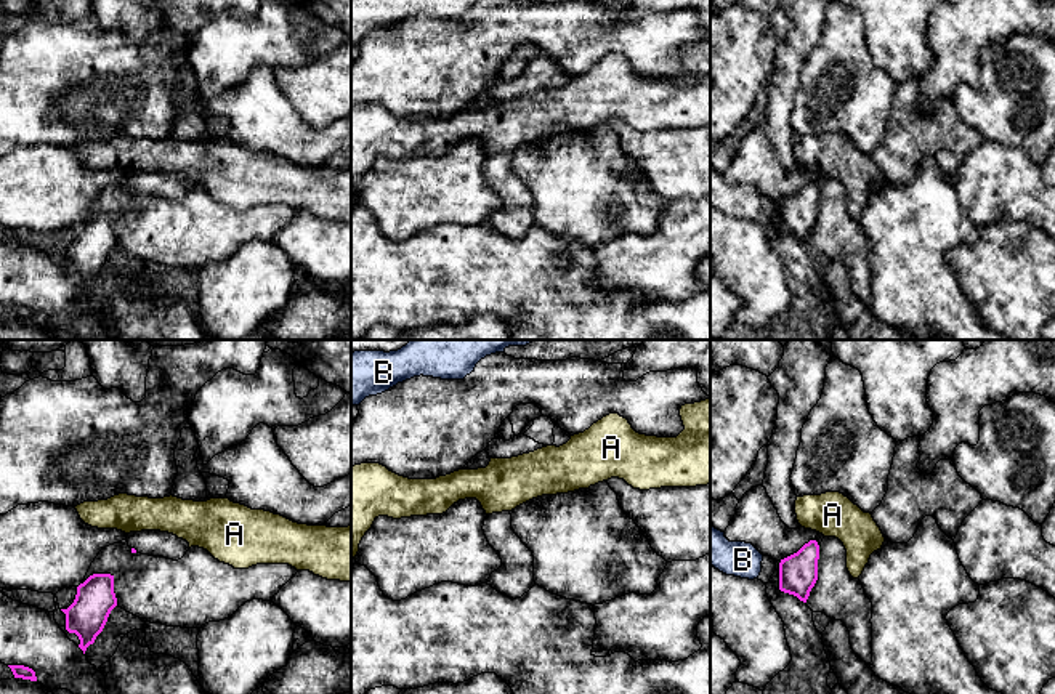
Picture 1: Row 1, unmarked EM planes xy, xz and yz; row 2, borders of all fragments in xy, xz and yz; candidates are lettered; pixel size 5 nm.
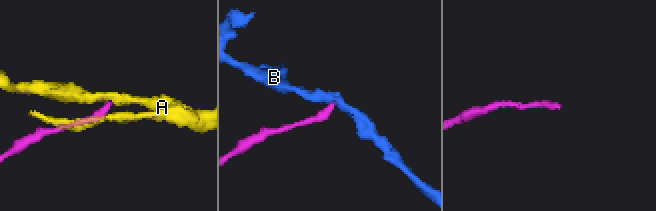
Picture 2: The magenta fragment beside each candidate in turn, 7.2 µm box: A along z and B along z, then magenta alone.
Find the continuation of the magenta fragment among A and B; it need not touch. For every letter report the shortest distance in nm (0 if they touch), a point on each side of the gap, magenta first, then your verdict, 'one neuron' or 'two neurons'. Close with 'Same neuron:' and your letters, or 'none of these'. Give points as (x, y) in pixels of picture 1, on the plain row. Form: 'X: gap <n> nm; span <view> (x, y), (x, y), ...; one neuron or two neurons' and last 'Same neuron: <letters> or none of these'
A: gap 50 nm; span yz (815, 181), (820, 173); two neurons
B: gap 90 nm; span yz (780, 204), (762, 201); two neurons
Same neuron: none of these

